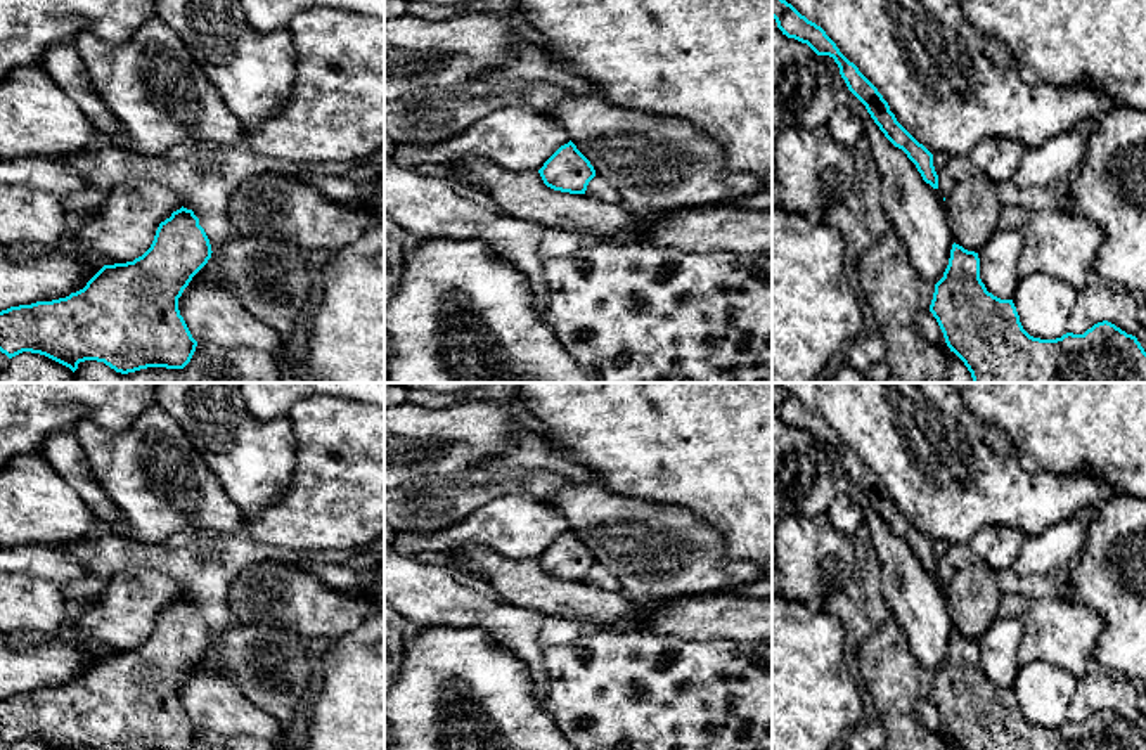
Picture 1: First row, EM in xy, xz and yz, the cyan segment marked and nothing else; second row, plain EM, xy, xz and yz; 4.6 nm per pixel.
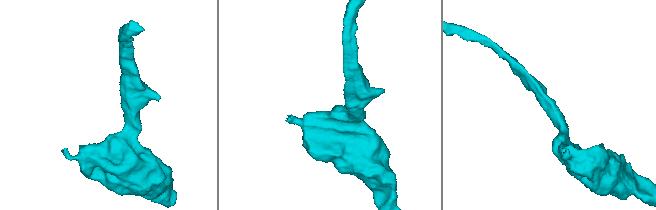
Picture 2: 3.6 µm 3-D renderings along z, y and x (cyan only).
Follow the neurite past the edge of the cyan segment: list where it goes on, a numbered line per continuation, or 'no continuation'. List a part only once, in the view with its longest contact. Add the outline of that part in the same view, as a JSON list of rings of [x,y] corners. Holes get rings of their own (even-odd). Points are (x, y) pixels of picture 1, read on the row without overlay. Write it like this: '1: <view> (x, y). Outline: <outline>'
no continuation

